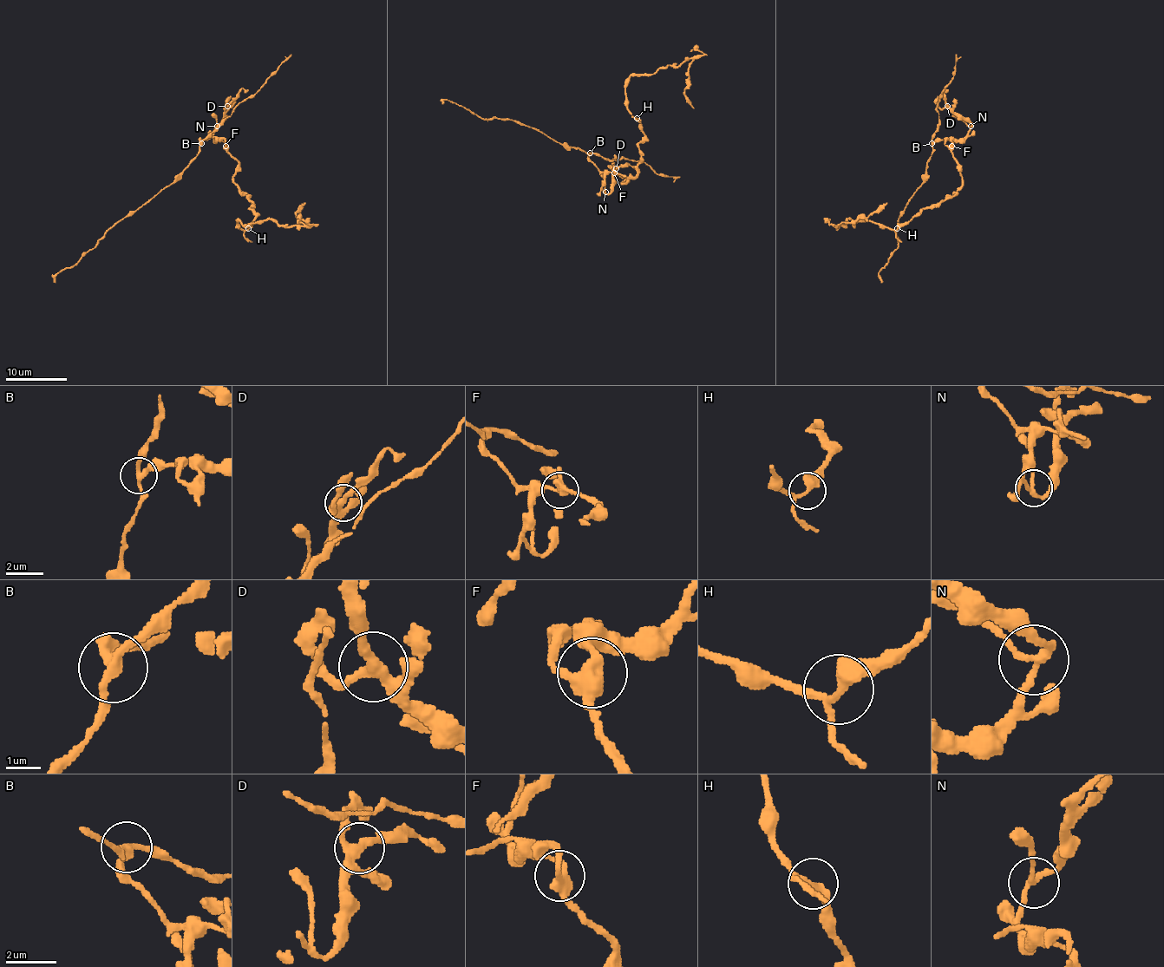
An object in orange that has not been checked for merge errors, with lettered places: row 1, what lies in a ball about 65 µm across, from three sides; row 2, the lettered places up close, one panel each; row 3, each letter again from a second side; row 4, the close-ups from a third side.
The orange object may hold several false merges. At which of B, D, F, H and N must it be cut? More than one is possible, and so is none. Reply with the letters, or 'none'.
B

